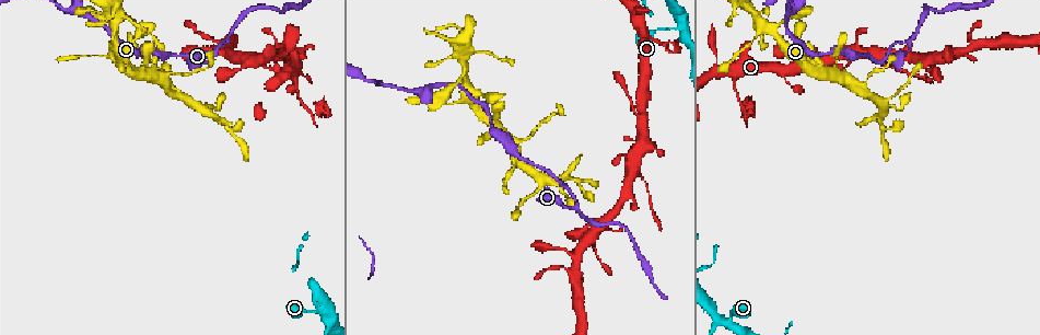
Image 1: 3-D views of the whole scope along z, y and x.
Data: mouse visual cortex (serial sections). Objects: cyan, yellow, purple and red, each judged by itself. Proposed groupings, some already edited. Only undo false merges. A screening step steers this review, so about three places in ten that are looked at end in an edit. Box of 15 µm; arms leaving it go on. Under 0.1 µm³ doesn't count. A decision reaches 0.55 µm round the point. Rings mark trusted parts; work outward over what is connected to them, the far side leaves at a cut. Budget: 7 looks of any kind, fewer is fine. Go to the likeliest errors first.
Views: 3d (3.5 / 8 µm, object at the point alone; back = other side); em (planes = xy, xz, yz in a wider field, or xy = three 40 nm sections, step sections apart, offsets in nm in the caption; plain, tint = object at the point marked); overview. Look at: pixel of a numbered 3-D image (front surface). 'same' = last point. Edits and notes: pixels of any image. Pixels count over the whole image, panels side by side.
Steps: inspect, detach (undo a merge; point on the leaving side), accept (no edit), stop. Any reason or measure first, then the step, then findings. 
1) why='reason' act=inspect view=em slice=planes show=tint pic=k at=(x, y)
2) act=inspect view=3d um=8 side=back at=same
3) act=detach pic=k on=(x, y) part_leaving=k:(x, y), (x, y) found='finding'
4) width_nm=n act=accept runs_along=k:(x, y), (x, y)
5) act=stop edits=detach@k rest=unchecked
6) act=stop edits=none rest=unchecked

why='abrupt turn' act=inspect view=3d um=3.5 pic=1 at=(574, 208)

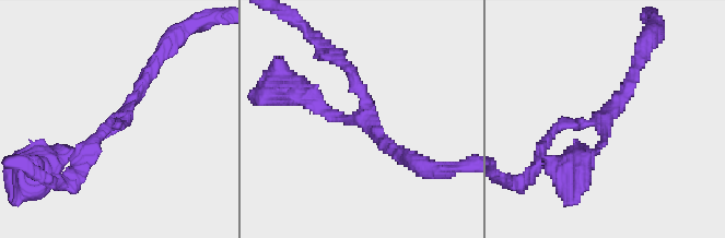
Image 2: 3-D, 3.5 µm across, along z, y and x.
arms=3 arm_widths_nm=150,200,200 why='now the EM' act=inspect view=em slice=xy step=5 show=plain pic=2 at=(605, 124)

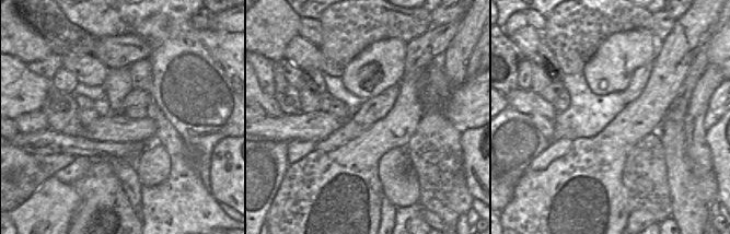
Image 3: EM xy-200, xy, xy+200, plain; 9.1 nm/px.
act=inspect view=em slice=xy step=5 show=tint at=same

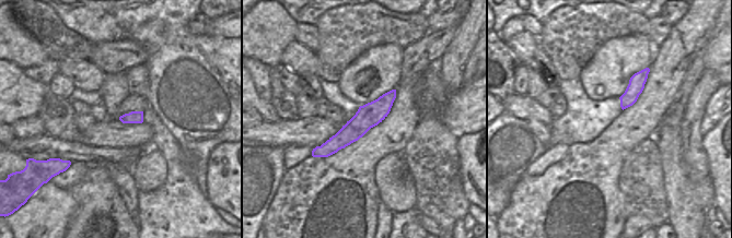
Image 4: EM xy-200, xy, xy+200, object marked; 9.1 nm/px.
act=accept found='continuous, no second cell'

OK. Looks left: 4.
why='abrupt turn' act=inspect view=3d um=3.5 pic=1 at=(668, 42)

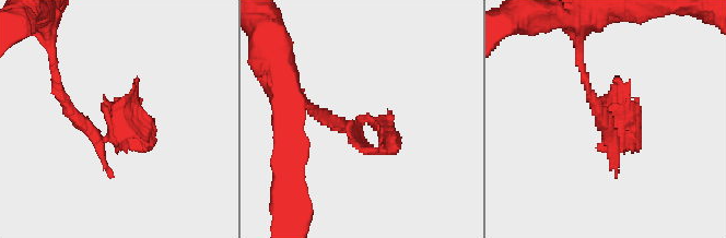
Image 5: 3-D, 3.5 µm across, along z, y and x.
act=inspect view=em slice=xy step=2 show=tint pic=5 at=(110, 137)

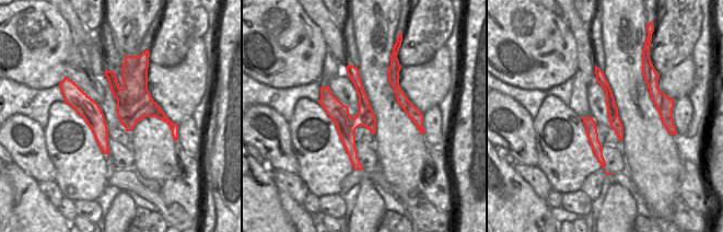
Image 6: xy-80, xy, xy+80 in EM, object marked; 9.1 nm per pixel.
act=inspect view=em slice=xy step=1 show=tint at=same

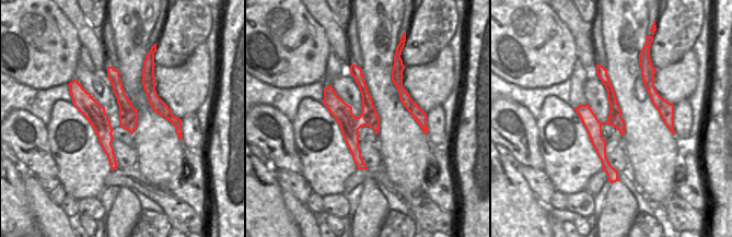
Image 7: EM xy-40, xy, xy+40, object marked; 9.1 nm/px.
act=accept runs_along=5:(59, 94), (100, 141), (126, 120), (147, 141) found='one cell here'

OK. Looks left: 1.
why='looks like a crossing' act=inspect view=3d um=3.5 pic=1 at=(847, 79)

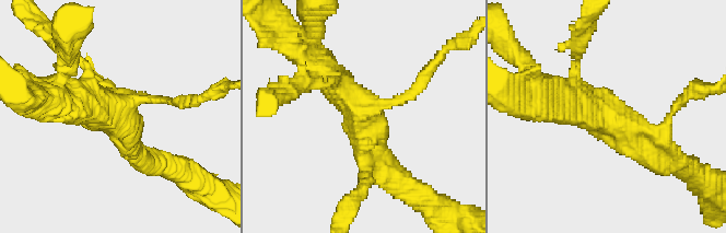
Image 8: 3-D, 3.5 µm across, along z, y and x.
arms=4 act=accept runs_along=8:(308, 55), (355, 102), (382, 158) found='all the same cell'

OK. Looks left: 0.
act=stop edits=none rest=unchecked

